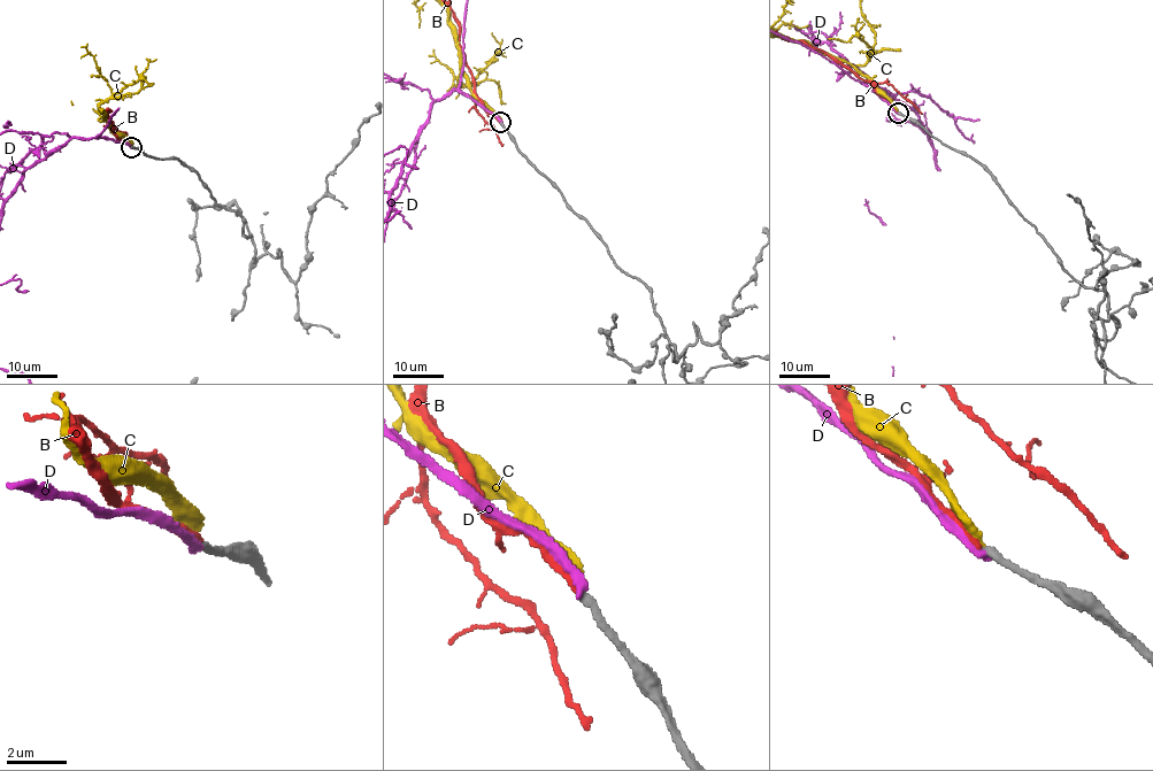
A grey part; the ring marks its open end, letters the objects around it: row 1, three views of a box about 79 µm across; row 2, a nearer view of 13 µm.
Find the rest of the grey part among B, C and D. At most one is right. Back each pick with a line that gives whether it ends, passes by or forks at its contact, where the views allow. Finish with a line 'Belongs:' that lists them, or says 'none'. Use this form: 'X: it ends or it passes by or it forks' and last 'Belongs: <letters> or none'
B: it ends
Belongs: B

